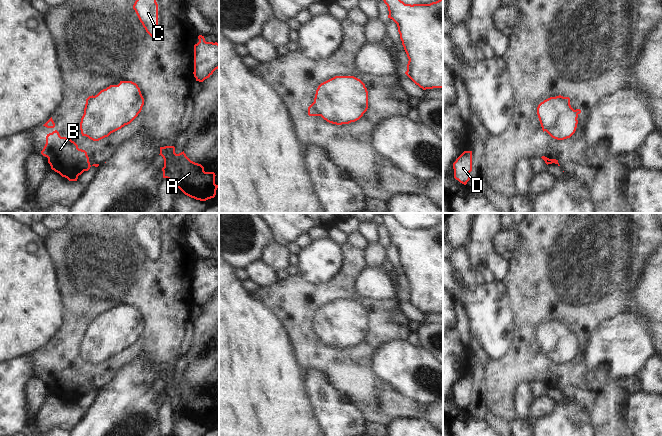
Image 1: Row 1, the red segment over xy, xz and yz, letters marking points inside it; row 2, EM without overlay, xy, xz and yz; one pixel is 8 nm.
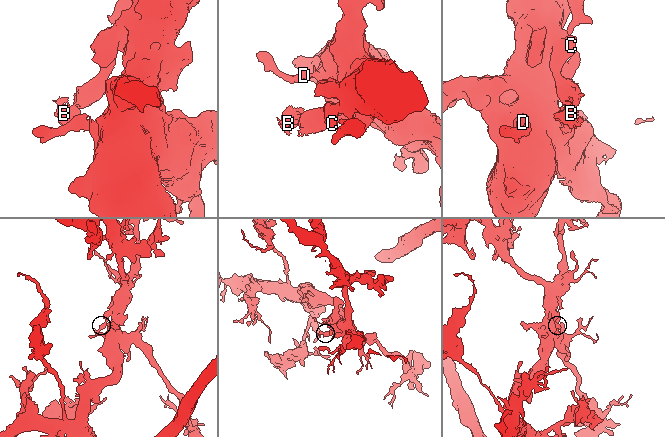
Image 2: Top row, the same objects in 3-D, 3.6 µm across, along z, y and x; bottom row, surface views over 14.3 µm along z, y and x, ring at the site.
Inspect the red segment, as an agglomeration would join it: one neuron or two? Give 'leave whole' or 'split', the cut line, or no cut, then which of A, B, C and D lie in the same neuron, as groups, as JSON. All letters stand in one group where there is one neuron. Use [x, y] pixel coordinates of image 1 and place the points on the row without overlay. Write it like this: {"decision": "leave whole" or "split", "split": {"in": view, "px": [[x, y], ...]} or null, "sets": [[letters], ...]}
{"decision": "split", "split": {"in": "xy", "px": [[94, 320], [82, 344], [82, 357], [84, 359]]}, "sets": [["A", "C", "D"], ["B"]]}

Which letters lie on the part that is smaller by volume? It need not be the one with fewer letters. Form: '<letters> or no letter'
B

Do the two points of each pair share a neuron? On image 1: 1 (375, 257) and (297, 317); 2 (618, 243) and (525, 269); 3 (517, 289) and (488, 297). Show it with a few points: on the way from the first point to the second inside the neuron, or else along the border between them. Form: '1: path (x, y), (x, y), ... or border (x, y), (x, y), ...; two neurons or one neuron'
1: border (363, 250), (366, 266); two neurons
2: path (595, 254), (564, 269), (548, 269); one neuron
3: border (502, 282), (510, 299), (513, 315); two neurons

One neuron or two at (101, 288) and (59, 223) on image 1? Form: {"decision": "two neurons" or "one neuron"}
{"decision": "two neurons"}

